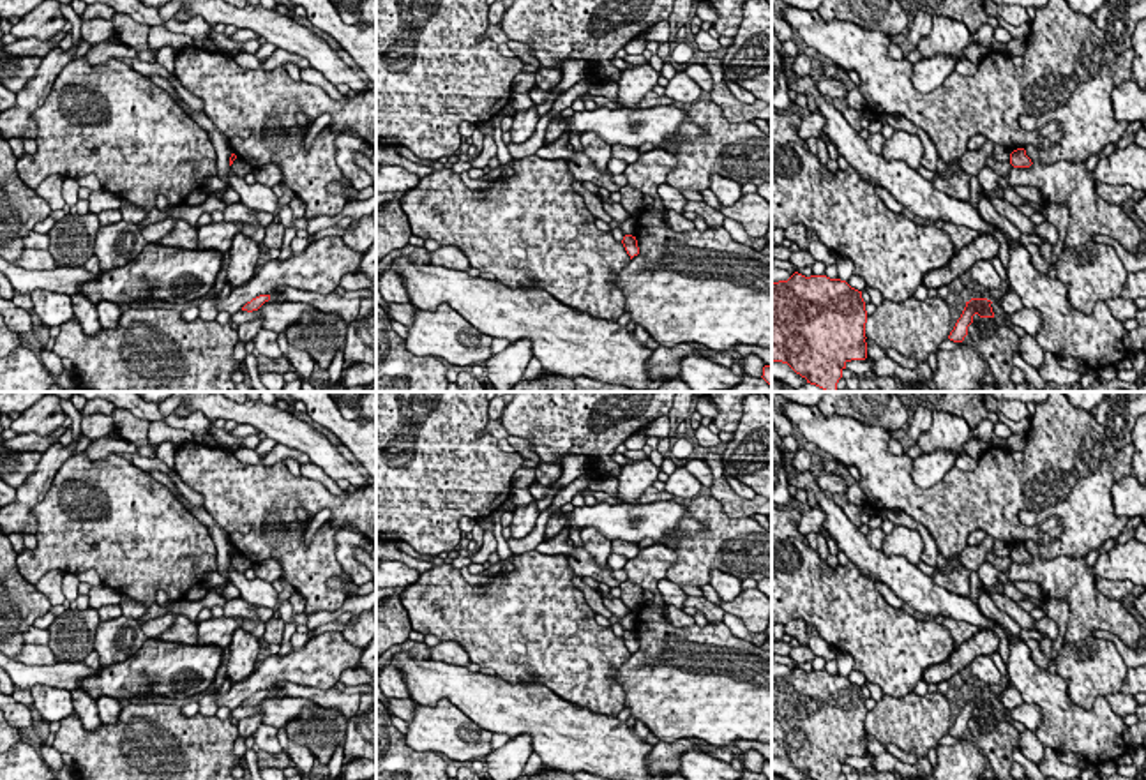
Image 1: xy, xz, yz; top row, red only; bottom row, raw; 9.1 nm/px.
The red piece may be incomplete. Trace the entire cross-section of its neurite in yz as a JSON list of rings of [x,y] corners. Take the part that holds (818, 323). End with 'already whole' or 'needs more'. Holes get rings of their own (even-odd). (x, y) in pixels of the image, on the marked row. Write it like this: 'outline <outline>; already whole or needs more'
outline [[[795,272],[788,281],[772,282],[772,362],[788,364],[825,392],[837,392],[848,362],[867,358],[865,323],[862,291],[846,281]]]; already whole

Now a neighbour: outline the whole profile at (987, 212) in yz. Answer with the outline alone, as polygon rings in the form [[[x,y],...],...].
[[[984,189],[978,192],[978,214],[987,224],[992,224],[996,229],[999,229],[1010,244],[1021,244],[1019,240],[1022,233],[1014,222],[996,212]]]

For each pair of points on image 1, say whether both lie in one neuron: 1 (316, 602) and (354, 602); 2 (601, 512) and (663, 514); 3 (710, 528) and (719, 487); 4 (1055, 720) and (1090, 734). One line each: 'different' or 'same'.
1: different
2: same
3: different
4: same

